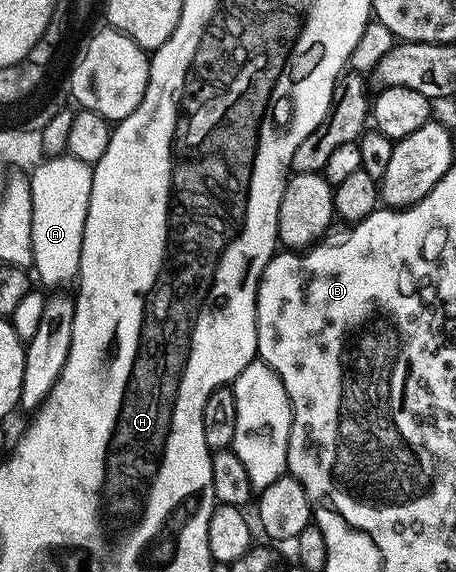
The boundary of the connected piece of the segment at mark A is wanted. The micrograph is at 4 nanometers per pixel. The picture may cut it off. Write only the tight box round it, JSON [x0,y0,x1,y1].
[29,154,94,288]

